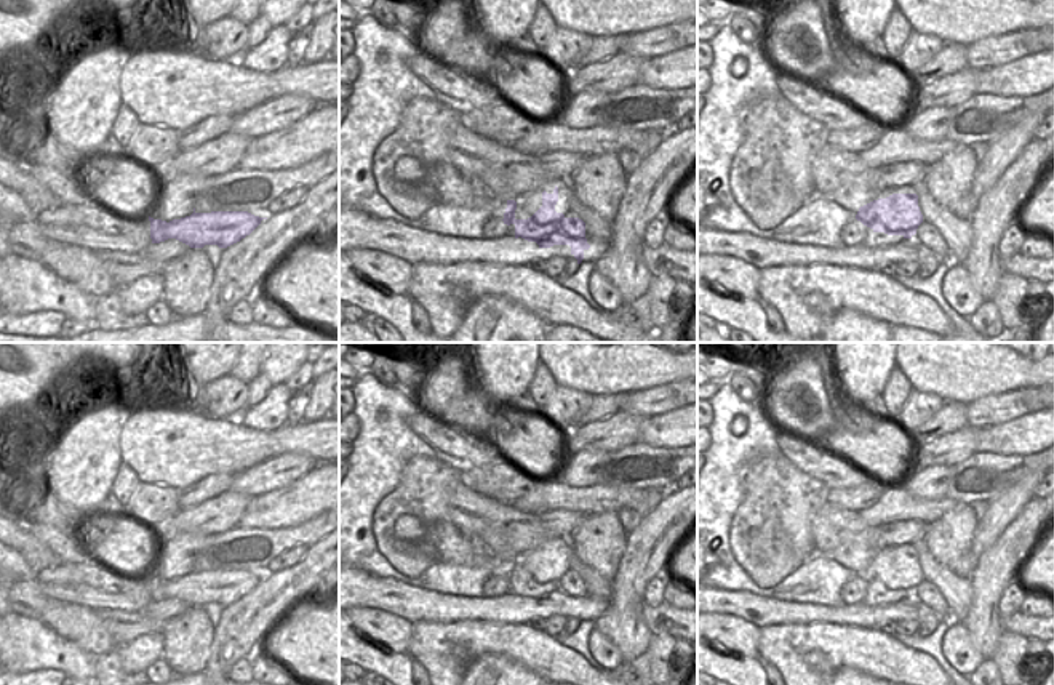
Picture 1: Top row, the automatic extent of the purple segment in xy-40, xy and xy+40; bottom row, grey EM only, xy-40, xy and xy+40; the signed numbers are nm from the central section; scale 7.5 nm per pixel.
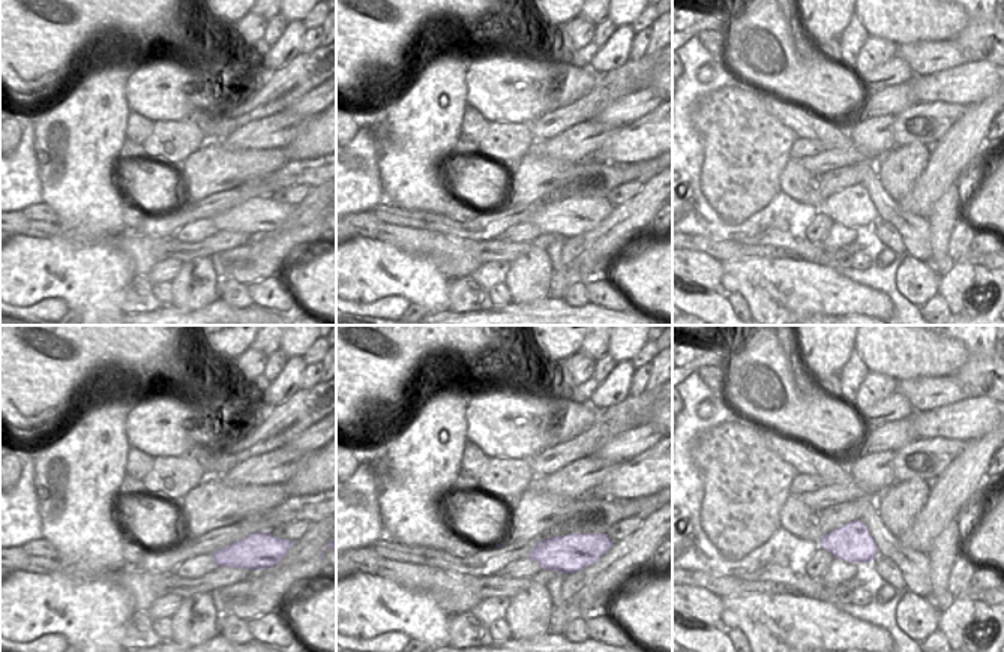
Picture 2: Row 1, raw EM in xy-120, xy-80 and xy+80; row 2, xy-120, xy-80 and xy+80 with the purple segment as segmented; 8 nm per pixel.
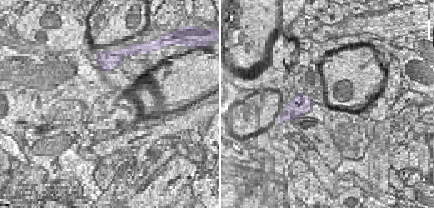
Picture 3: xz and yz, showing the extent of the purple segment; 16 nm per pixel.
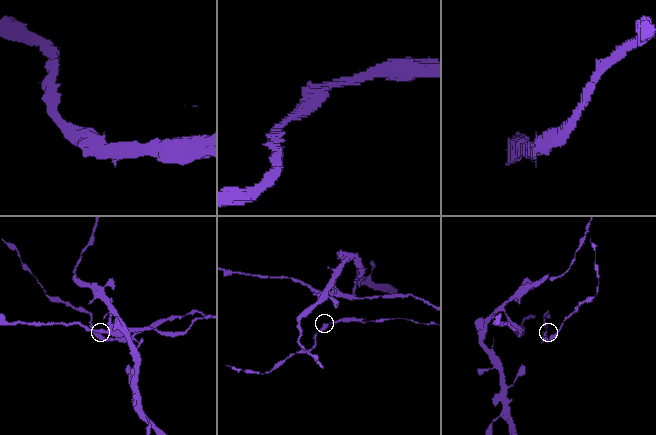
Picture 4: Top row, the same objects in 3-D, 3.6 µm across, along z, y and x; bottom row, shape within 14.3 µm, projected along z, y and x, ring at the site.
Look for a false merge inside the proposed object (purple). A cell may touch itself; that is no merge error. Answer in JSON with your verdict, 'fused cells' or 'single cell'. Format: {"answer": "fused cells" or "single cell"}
{"answer": "fused cells"}

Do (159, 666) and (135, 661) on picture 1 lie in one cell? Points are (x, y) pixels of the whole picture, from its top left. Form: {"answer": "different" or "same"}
{"answer": "different"}

